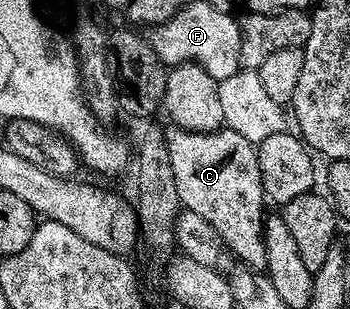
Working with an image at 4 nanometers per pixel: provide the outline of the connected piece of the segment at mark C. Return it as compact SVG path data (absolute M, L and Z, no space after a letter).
M172 129L167 132L167 141L170 165L173 166L181 204L208 221L217 231L227 250L244 262L241 264L252 269L266 268L266 200L256 156L257 144L246 141L242 133L234 133L227 129Z

